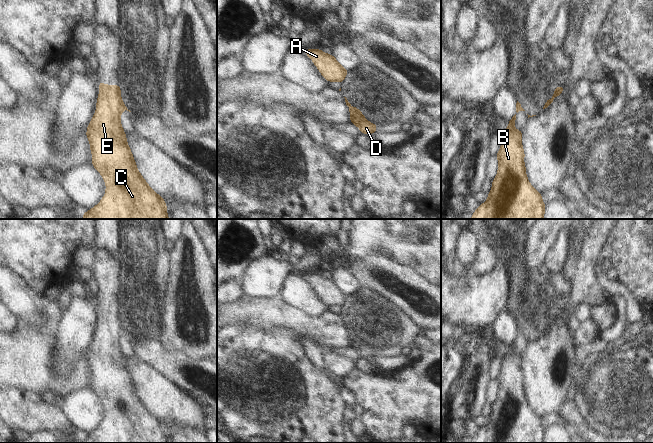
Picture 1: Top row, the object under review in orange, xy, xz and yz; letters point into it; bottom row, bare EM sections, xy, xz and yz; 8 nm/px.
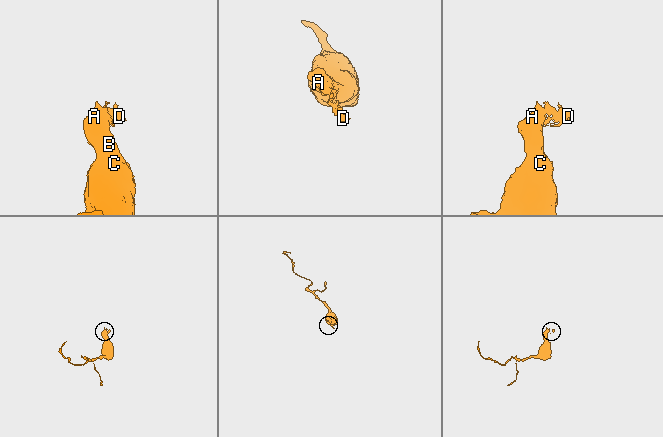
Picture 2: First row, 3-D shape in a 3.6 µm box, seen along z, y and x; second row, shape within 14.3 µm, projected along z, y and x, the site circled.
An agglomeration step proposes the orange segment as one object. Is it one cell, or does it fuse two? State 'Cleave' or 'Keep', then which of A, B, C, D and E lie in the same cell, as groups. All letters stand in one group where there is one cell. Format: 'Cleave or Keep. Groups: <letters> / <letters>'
Cleave. Groups: A B C E / D.

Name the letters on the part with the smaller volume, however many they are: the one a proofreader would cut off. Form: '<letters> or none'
D

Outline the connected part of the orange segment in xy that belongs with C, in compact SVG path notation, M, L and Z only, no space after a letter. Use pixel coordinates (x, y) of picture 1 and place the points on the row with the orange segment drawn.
M98 83L97 108L87 126L86 136L90 142L92 165L103 177L106 192L95 207L82 214L83 219L169 219L165 200L141 176L127 143L120 118L125 111L120 85Z

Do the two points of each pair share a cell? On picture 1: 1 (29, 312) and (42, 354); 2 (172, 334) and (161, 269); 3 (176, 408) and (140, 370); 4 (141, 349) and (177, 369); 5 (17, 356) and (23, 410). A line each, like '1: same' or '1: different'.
1: different
2: different
3: same
4: same
5: different

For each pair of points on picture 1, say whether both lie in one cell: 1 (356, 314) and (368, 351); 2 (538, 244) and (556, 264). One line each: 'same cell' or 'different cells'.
1: same cell
2: different cells

